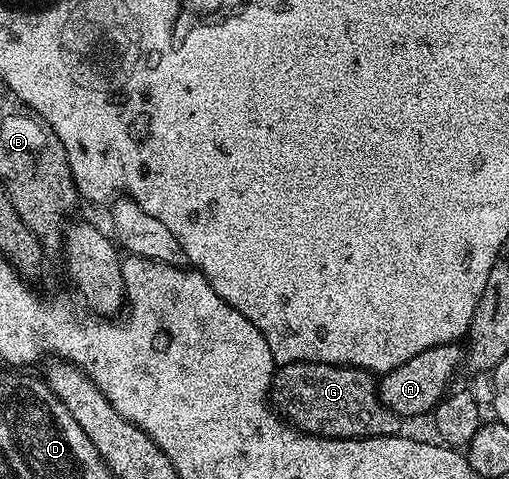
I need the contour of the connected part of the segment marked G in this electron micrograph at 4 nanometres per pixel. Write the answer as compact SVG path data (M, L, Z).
M292 362L291 364L283 364L275 371L274 386L270 389L270 398L273 407L293 427L299 432L307 432L310 436L323 436L324 438L332 438L333 440L356 440L363 436L397 436L403 431L403 421L392 409L384 406L384 402L378 396L378 380L375 373L369 372L366 368L353 368L351 364L321 364L320 362Z

